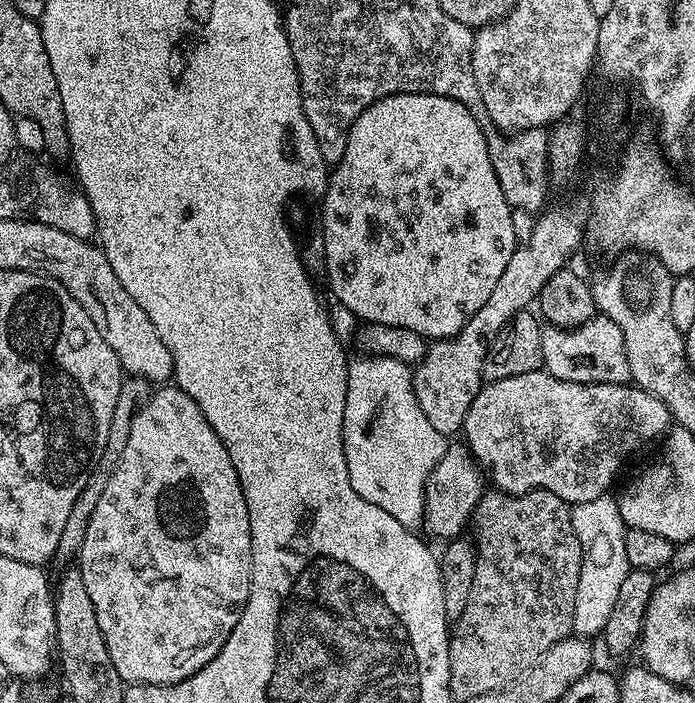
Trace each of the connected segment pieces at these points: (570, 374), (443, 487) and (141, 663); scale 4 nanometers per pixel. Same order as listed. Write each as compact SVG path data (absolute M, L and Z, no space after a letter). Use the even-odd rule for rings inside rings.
M595 315L580 328L544 328L542 334L543 371L554 378L579 384L627 384L631 381L630 362L622 330L610 318Z
M449 443L428 476L427 486L424 488L425 529L428 528L430 533L442 538L441 540L455 539L461 535L486 490L482 482L484 483L484 478L479 463L473 459L467 445Z
M175 386L157 387L146 402L146 406L138 410L134 426L130 426L130 438L126 441L126 450L122 450L122 458L114 470L114 478L110 478L110 486L106 486L102 498L98 498L98 507L95 508L94 514L90 514L90 524L86 526L86 536L80 544L78 567L82 582L86 582L86 590L90 593L90 602L94 602L94 614L98 618L98 626L106 642L110 662L114 670L118 670L120 679L125 685L177 684L206 667L220 653L222 646L226 646L234 626L238 626L242 618L252 589L250 514L238 478L238 470L234 468L234 462L222 438L218 438L206 414L202 414L198 402L194 402L190 394Z

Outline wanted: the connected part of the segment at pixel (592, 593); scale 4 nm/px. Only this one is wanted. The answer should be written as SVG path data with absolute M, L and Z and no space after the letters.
M611 495L594 498L594 502L571 505L572 525L584 551L582 574L578 578L578 598L574 598L572 630L581 638L599 637L604 631L610 610L618 599L618 590L629 572L624 534L626 525L620 516L620 505Z

